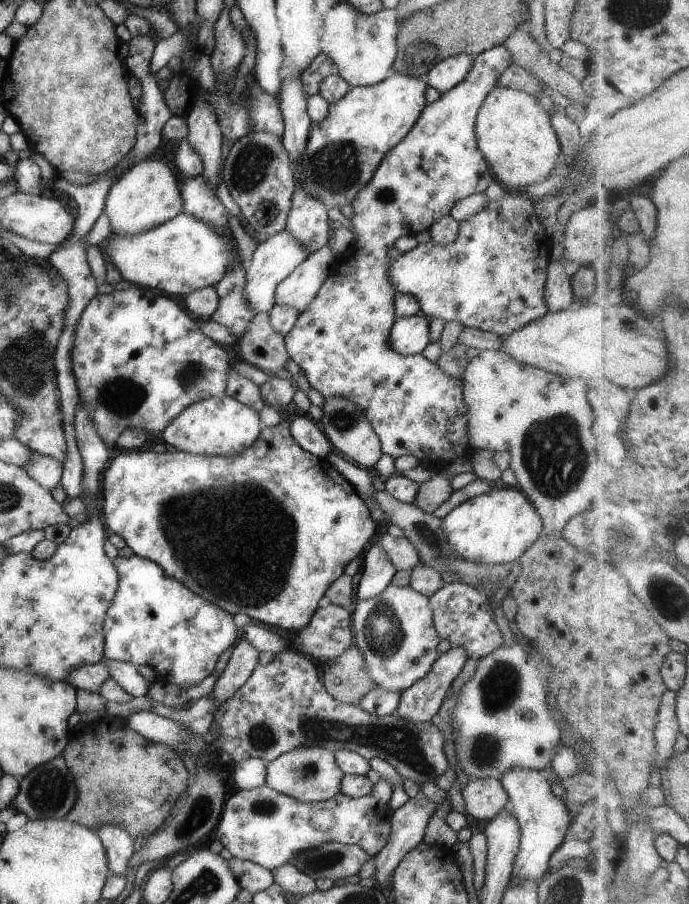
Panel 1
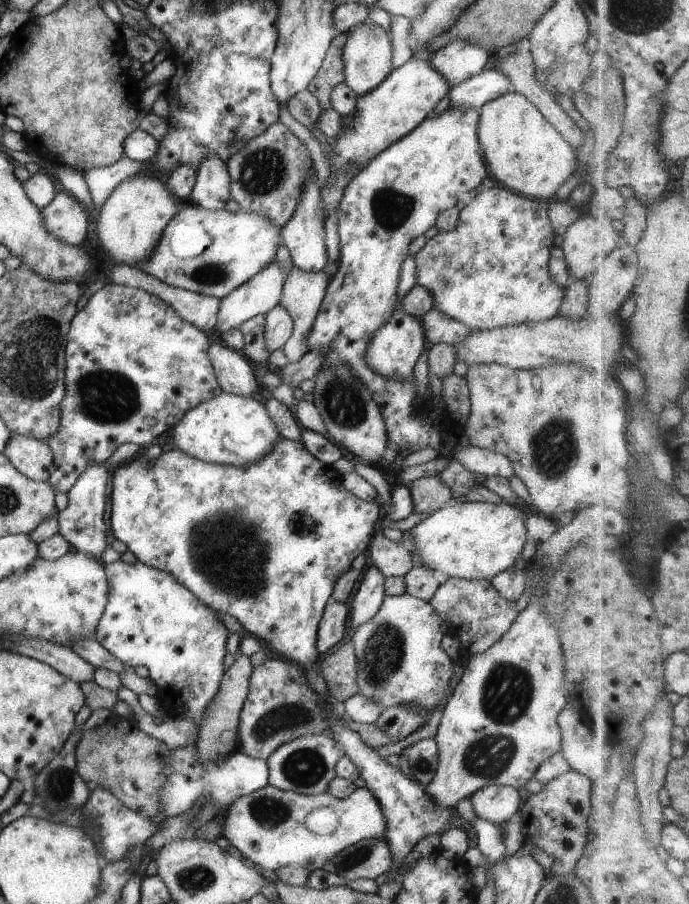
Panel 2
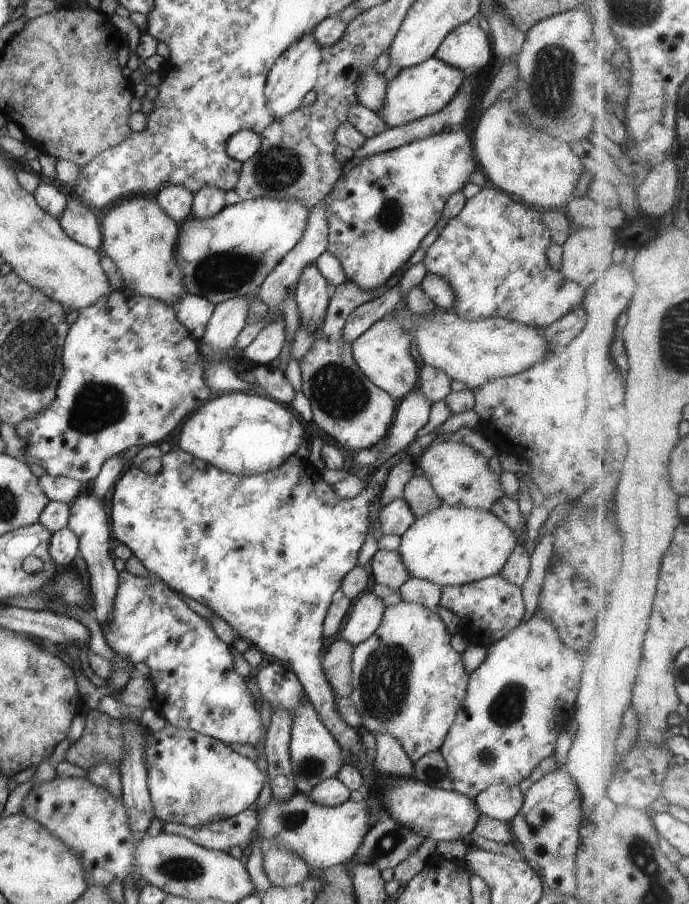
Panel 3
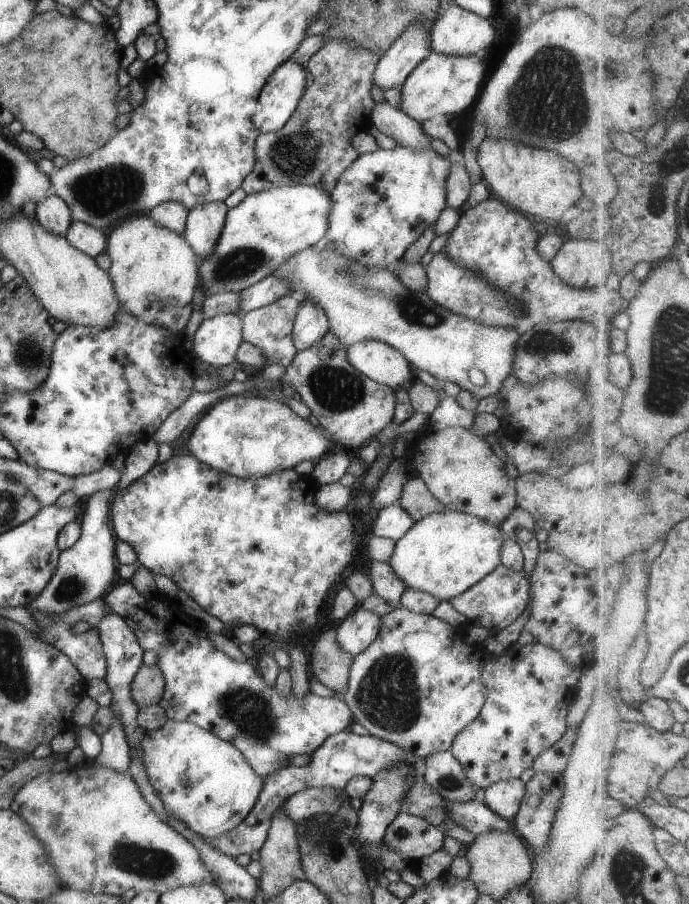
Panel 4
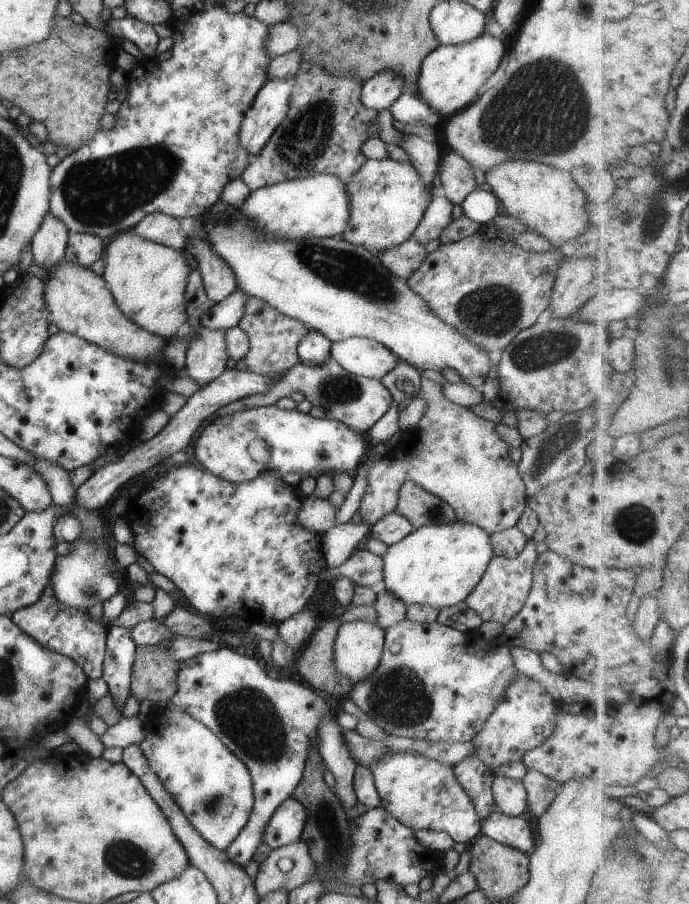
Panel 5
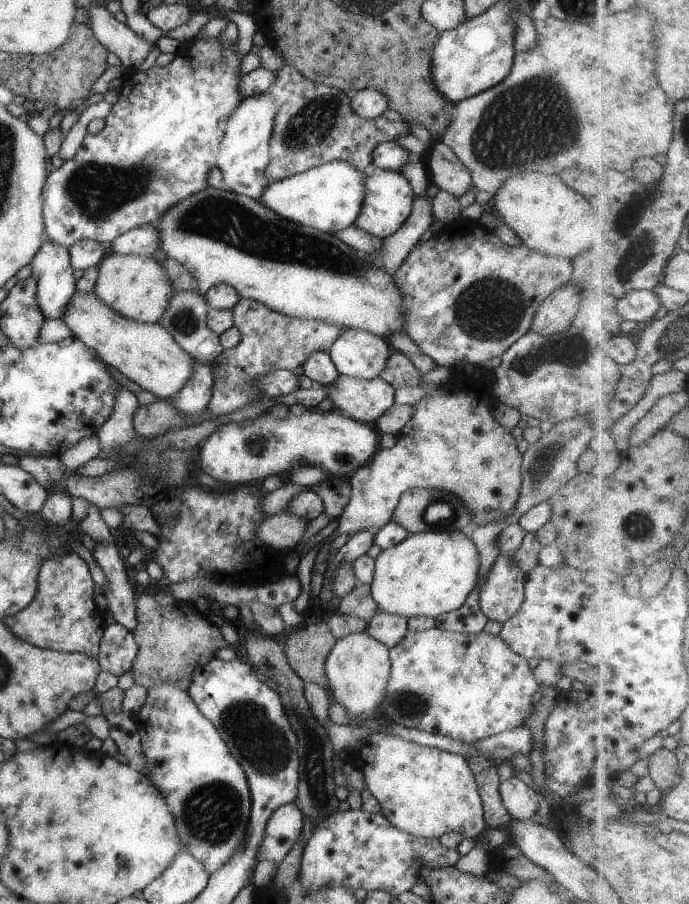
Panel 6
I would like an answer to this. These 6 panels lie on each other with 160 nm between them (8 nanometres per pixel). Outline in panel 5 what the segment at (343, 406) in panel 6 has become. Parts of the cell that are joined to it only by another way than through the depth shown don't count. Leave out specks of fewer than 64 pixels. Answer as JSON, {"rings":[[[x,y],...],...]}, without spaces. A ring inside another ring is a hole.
{"rings":[[[330,356],[320,365],[309,366],[307,363],[297,361],[289,370],[286,370],[279,378],[271,381],[271,384],[259,394],[248,394],[238,398],[225,406],[219,407],[213,414],[217,417],[231,414],[235,411],[275,405],[279,398],[288,396],[290,392],[297,390],[304,396],[304,400],[311,406],[321,406],[325,409],[327,419],[340,422],[357,434],[365,435],[367,430],[383,416],[383,413],[393,402],[390,392],[377,379],[368,379],[348,373],[339,363]]]}

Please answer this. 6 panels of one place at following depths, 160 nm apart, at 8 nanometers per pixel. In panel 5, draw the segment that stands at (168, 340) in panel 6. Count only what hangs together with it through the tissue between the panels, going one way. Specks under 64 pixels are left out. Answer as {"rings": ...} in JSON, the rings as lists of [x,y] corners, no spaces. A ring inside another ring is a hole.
{"rings":[[[61,260],[46,272],[43,281],[43,300],[48,308],[49,322],[59,331],[74,334],[88,343],[96,344],[103,350],[120,357],[150,361],[161,360],[167,341],[156,334],[140,329],[119,310],[102,276],[97,276],[91,269]]]}

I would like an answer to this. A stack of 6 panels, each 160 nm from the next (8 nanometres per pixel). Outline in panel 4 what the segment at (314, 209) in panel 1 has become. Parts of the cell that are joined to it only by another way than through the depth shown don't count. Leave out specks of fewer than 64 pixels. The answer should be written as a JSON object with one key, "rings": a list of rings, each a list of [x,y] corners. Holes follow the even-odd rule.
{"rings":[[[301,300],[292,326],[292,344],[301,351],[319,342],[328,332],[328,322],[319,306],[309,300]]]}

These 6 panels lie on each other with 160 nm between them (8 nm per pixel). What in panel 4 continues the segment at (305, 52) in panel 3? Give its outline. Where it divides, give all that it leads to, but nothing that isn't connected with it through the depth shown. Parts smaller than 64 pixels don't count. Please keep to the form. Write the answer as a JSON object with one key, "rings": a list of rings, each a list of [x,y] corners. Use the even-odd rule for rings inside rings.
{"rings":[[[288,59],[271,72],[267,81],[263,84],[259,96],[257,96],[257,103],[250,119],[259,134],[279,130],[287,122],[296,108],[297,100],[299,100],[303,88],[307,86],[304,69],[305,66],[299,66],[297,62]]]}

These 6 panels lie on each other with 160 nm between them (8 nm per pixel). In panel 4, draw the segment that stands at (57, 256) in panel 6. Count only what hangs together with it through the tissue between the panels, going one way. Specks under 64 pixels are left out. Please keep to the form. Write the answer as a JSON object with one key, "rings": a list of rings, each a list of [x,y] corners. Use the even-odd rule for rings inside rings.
{"rings":[[[55,195],[47,196],[36,204],[34,219],[45,232],[55,236],[64,236],[72,222],[69,208]]]}

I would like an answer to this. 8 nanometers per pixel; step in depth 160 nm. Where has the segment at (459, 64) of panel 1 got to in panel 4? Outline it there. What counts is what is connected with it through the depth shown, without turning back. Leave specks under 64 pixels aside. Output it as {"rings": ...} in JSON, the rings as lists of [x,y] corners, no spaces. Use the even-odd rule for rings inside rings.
{"rings":[[[440,1],[438,16],[430,28],[430,50],[468,57],[489,48],[493,36],[490,20],[463,10],[453,2]]]}

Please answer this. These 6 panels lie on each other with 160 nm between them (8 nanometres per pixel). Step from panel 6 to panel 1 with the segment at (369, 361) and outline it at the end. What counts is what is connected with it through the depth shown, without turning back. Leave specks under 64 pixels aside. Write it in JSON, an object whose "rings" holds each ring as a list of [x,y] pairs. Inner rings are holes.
{"rings":[[[419,314],[396,318],[390,328],[388,343],[400,355],[421,353],[430,342],[427,320]]]}

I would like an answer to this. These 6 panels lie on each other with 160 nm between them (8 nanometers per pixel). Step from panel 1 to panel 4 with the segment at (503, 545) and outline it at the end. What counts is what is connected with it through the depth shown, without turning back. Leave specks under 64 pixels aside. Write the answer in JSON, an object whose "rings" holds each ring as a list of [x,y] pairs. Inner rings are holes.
{"rings":[[[445,509],[415,521],[411,528],[395,541],[388,563],[407,588],[432,594],[439,601],[448,601],[451,597],[467,590],[467,587],[475,584],[500,564],[499,551],[504,538],[497,525],[467,513]]]}

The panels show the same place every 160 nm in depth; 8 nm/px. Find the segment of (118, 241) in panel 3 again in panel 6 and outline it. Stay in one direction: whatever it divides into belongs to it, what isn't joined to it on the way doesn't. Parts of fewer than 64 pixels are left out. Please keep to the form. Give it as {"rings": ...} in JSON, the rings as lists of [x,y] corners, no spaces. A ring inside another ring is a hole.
{"rings":[[[111,253],[98,266],[93,292],[123,318],[140,323],[155,323],[166,309],[173,286],[157,255]]]}

